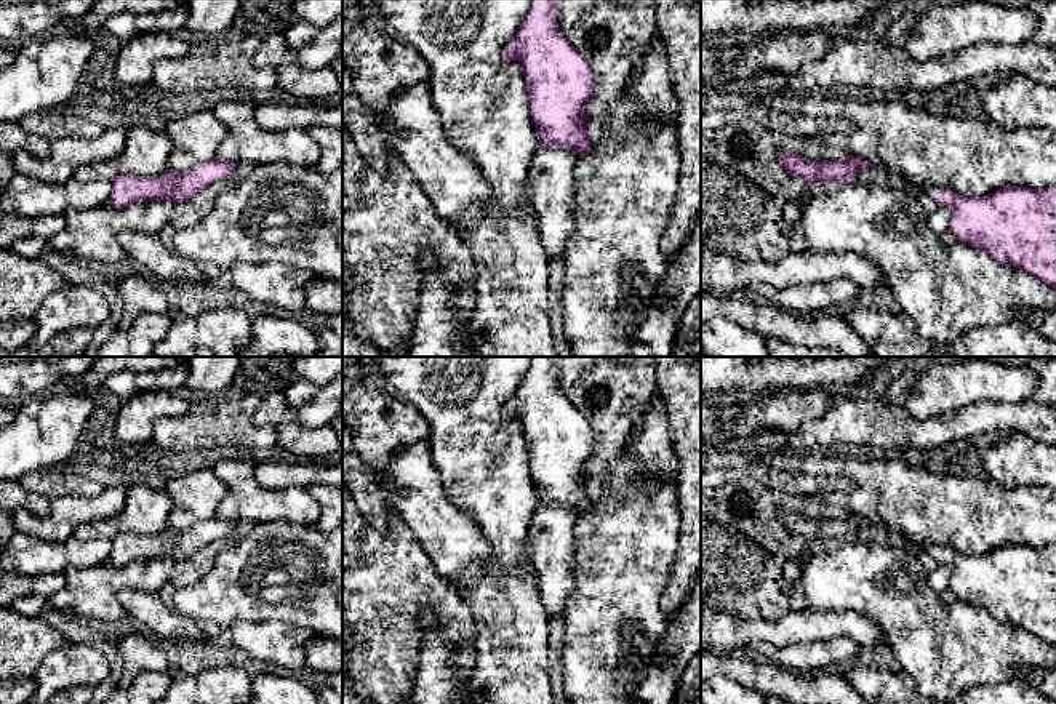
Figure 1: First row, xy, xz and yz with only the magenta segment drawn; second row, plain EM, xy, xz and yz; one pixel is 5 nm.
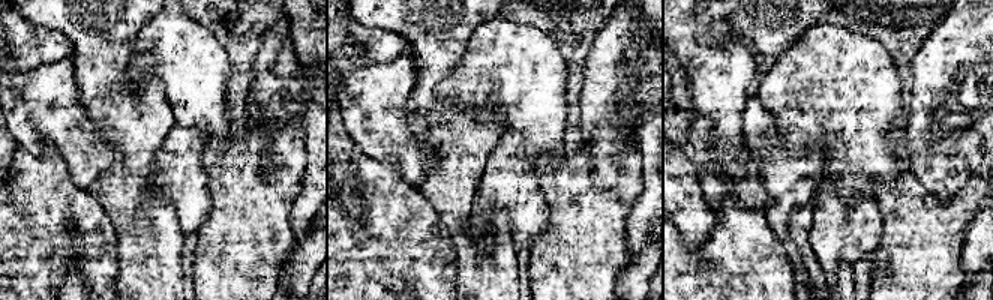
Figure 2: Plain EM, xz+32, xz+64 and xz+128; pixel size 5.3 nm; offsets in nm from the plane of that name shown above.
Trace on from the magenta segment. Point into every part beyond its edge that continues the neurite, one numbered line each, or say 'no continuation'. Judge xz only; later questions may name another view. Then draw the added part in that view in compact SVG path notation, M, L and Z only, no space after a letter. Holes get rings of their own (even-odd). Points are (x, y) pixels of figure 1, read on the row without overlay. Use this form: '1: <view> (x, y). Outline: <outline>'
no continuation

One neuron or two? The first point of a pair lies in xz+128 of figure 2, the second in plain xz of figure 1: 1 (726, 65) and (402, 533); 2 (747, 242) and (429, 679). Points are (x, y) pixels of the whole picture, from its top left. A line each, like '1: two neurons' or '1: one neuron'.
1: two neurons
2: two neurons

